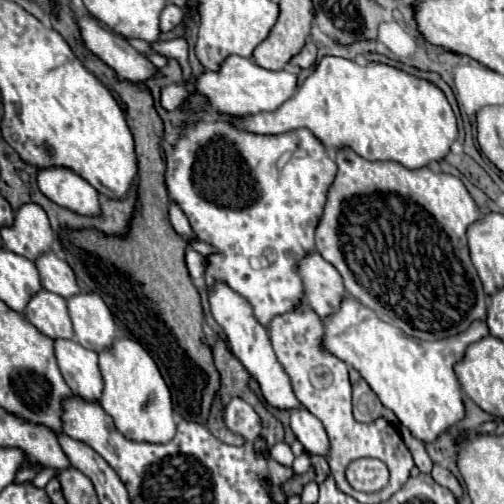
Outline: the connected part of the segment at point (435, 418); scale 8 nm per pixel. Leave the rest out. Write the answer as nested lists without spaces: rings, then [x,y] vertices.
[[[348,297],[342,301],[336,313],[324,319],[324,327],[324,347],[346,365],[354,367],[378,395],[382,405],[388,407],[398,417],[398,421],[408,427],[410,433],[422,443],[434,443],[440,433],[464,419],[466,407],[454,365],[464,359],[468,345],[488,335],[488,325],[484,321],[474,321],[464,333],[456,337],[420,341],[408,337],[396,325],[378,319],[372,309]]]

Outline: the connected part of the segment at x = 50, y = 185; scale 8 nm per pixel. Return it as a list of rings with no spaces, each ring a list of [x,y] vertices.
[[[52,167],[38,171],[38,187],[48,199],[60,207],[66,207],[68,211],[74,211],[76,215],[102,215],[98,191],[70,169]]]

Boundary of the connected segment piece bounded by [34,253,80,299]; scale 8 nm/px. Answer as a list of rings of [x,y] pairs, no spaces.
[[[48,253],[36,259],[34,265],[40,273],[42,287],[46,287],[46,291],[54,291],[64,299],[70,299],[70,295],[78,295],[80,289],[78,289],[76,277],[66,261],[60,261],[54,253]]]

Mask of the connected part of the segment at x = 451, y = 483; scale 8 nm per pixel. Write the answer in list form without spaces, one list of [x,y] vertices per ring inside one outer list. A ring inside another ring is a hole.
[[[434,465],[434,469],[432,469],[432,479],[434,479],[436,483],[440,483],[442,487],[448,487],[458,499],[464,495],[462,485],[458,483],[458,479],[456,479],[448,469],[444,469],[444,467],[440,467],[440,465]]]

